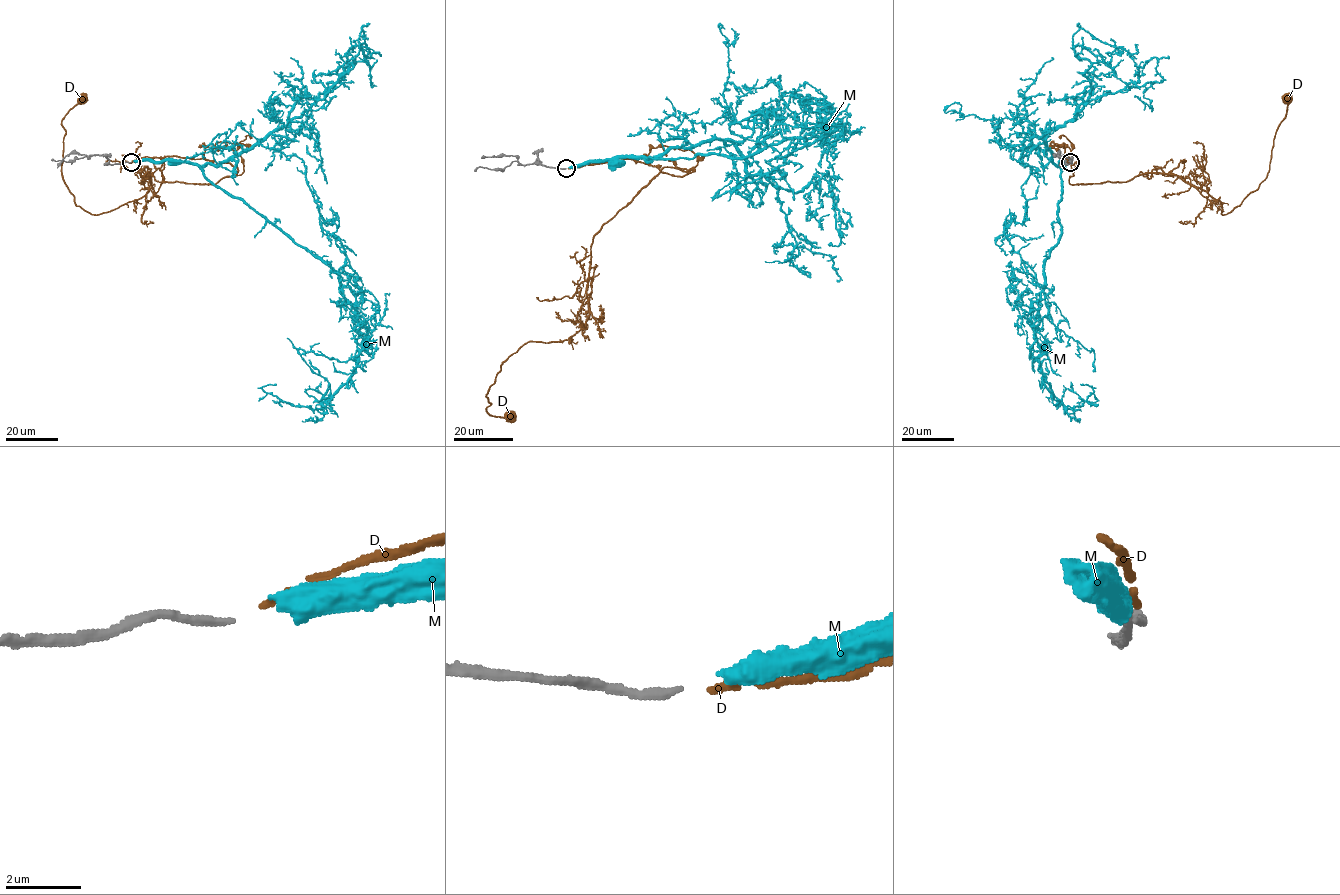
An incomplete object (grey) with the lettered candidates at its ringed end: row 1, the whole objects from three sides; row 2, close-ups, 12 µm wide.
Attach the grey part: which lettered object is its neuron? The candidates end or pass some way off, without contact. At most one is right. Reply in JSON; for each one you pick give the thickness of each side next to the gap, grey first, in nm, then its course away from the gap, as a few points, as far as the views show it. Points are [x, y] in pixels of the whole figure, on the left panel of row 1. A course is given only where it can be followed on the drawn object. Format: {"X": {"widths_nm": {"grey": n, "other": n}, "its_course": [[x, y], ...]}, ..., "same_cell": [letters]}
{"D": {"widths_nm": {"grey": 200, "other": 180}, "its_course": [[133, 161], [237, 172], [215, 184], [152, 173], [143, 196], [91, 214], [62, 176], [62, 119], [82, 98]]}, "same_cell": ["D"]}

